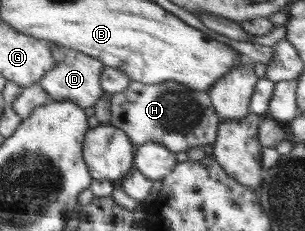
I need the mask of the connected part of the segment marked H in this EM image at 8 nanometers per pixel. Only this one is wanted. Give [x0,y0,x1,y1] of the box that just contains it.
[109,80,222,146]

